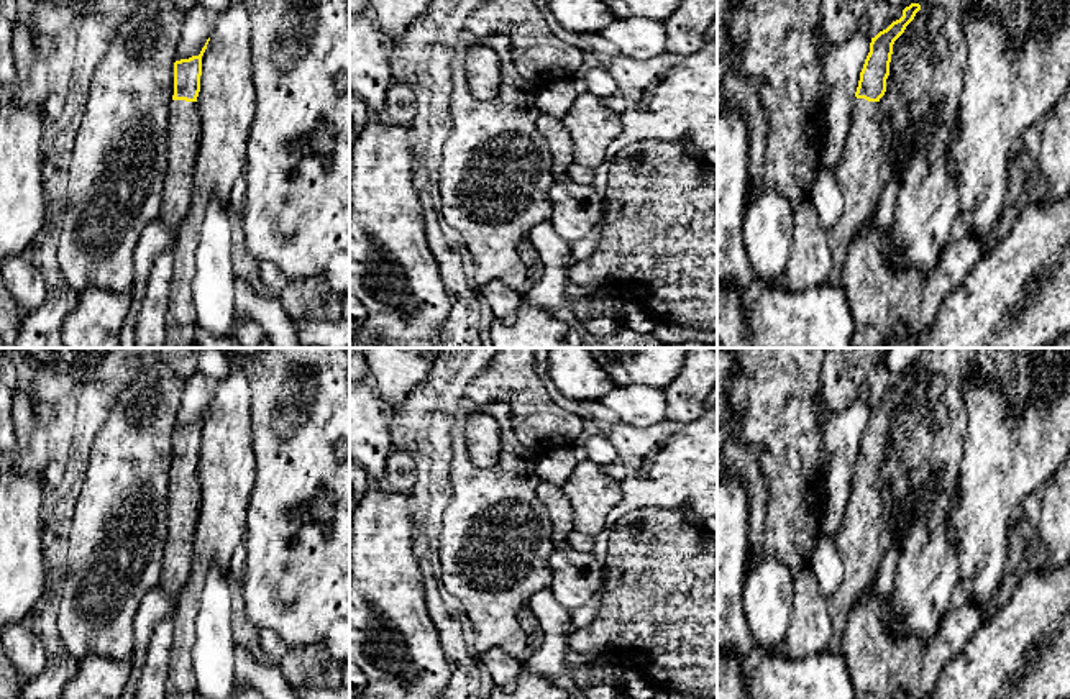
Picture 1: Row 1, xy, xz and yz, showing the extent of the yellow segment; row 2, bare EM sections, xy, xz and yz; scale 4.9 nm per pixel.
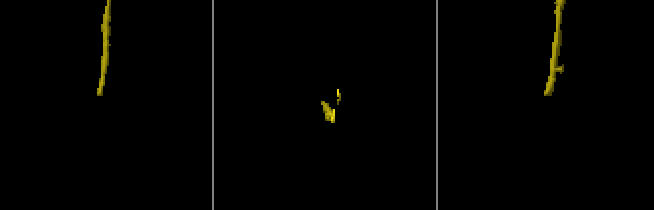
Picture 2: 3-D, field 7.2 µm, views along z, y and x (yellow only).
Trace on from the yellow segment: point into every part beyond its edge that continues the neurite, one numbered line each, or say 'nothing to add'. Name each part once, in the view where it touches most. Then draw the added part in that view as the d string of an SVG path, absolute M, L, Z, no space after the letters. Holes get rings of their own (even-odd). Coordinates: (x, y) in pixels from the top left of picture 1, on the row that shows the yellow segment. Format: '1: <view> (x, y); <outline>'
1: xy (184, 123); M172 100L167 135L167 171L158 218L176 231L190 208L199 148L200 116L197 102Z

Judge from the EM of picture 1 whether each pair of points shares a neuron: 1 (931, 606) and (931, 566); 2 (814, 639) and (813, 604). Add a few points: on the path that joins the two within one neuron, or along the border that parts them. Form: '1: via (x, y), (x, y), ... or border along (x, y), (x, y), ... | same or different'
1: via (931, 596), (931, 576) | same
2: via (813, 630), (813, 612) | same

